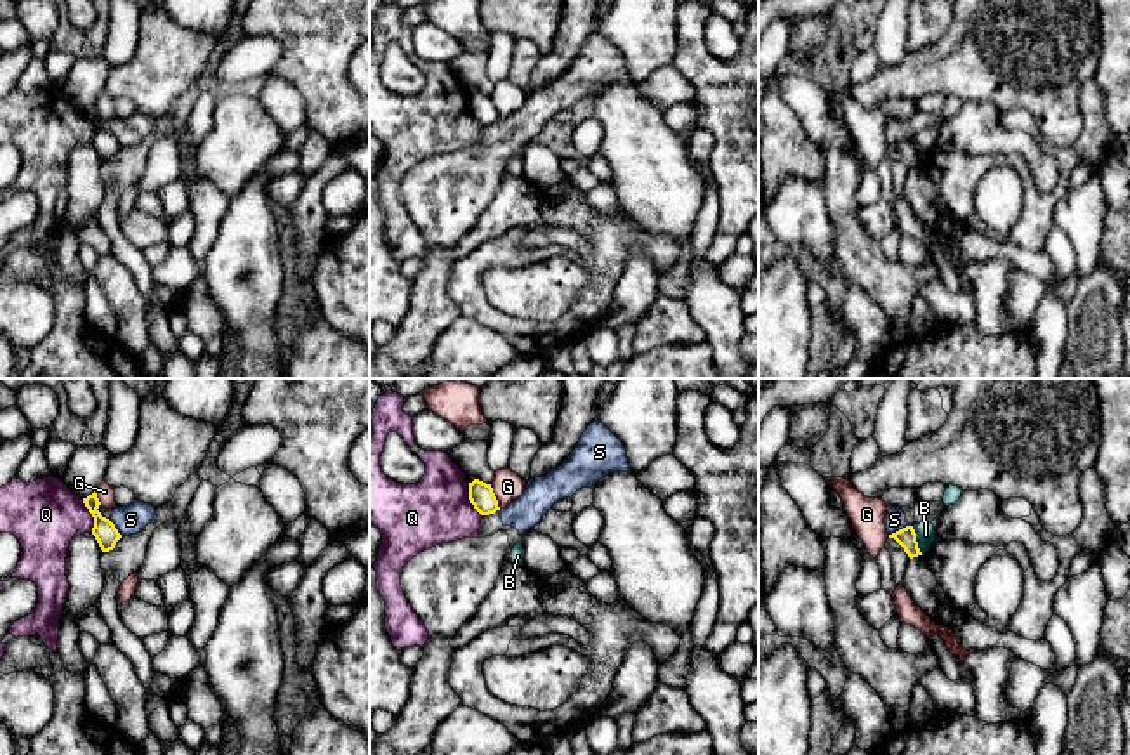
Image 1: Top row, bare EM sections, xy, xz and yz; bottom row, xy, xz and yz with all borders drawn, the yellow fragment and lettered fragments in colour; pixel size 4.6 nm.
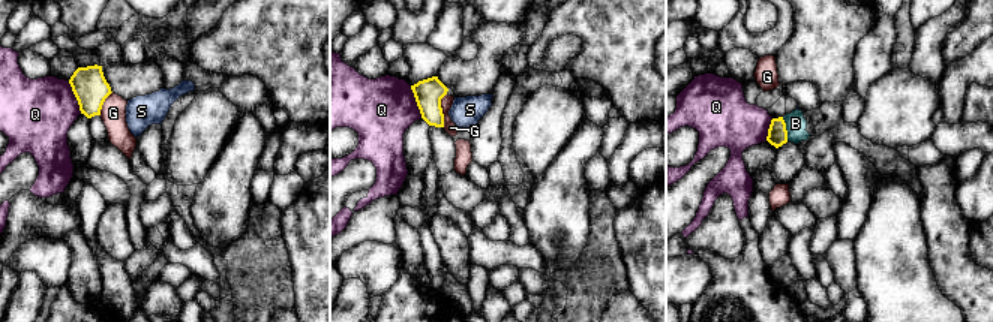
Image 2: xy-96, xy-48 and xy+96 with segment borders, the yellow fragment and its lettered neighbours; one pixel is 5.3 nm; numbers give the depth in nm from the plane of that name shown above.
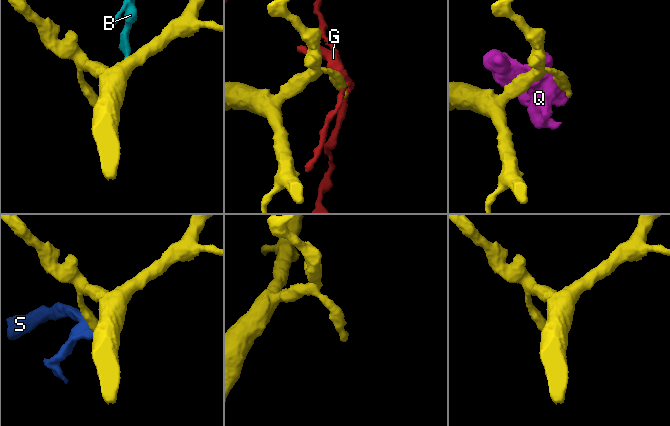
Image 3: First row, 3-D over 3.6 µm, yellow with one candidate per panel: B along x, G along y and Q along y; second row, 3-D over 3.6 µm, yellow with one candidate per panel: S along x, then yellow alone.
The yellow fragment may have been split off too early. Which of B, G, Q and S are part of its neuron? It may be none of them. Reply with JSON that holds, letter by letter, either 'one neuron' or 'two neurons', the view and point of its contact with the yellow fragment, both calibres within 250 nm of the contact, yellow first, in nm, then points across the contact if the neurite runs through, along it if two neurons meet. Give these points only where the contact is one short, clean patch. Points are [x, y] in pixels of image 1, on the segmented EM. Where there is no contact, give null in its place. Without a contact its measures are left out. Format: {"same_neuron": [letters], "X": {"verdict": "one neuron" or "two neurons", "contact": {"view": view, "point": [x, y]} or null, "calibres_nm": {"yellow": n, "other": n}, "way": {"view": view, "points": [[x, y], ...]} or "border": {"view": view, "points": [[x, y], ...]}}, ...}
{"same_neuron": [], "B": {"verdict": "two neurons", "contact": {"view": "yz", "point": [915, 540]}, "calibres_nm": {"yellow": 90, "other": 90}}, "G": {"verdict": "two neurons", "contact": {"view": "xz", "point": [495, 497]}, "calibres_nm": {"yellow": 120, "other": 140}, "border": {"view": "xz", "points": [[490, 485], [500, 509]]}}, "Q": {"verdict": "two neurons", "contact": {"view": "xz", "point": [469, 498]}, "calibres_nm": {"yellow": 120, "other": 320}, "border": {"view": "xz", "points": [[467, 483], [467, 498], [481, 516]]}}, "S": {"verdict": "two neurons", "contact": {"view": "yz", "point": [900, 530]}, "calibres_nm": {"yellow": 90, "other": 100}, "border": {"view": "yz", "points": [[908, 525], [889, 535]]}}}

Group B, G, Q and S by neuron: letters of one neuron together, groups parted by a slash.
B / G / Q / S

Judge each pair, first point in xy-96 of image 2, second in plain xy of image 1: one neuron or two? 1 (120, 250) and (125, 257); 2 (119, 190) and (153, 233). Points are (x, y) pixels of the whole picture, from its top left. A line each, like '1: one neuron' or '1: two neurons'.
1: two neurons
2: one neuron

